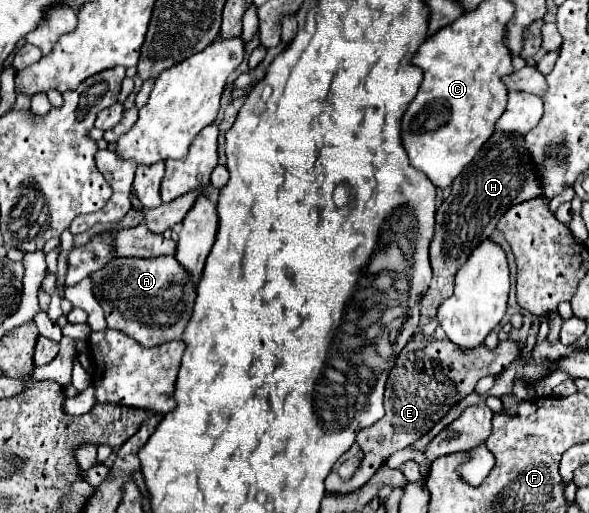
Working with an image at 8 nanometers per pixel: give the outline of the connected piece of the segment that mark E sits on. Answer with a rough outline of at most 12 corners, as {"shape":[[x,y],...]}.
{"shape":[[412,339],[386,381],[386,415],[360,429],[364,461],[328,495],[362,489],[382,463],[502,373],[522,347],[470,351]]}

